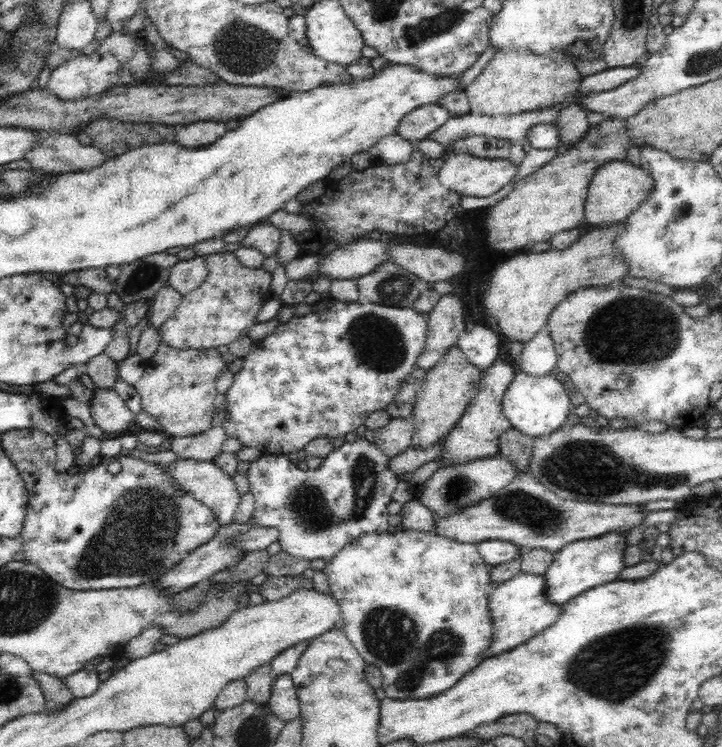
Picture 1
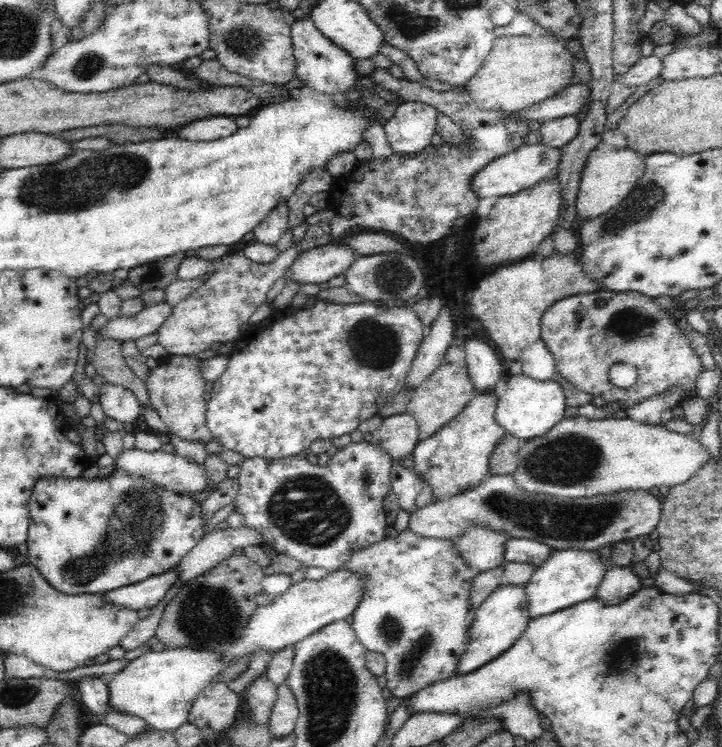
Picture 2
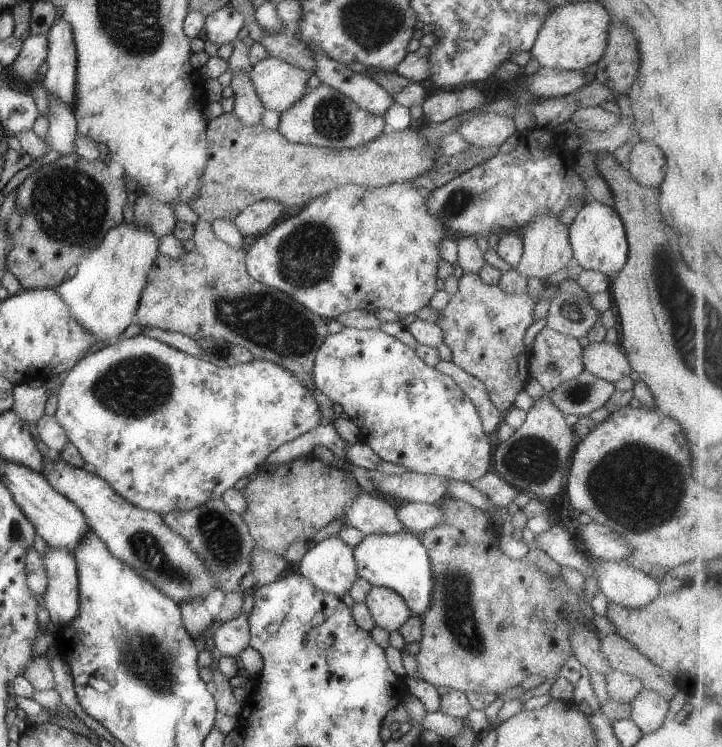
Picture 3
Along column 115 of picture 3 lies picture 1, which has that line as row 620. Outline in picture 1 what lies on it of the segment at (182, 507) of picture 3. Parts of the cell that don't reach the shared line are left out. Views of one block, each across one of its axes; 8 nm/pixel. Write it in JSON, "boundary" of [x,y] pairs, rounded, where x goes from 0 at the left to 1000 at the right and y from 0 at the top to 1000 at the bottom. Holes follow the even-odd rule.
{"boundary":[[[557,710],[557,712],[539,711],[524,716],[504,716],[476,731],[465,744],[452,754],[447,766],[452,767],[457,782],[458,795],[471,810],[471,829],[476,834],[475,845],[482,857],[510,890],[518,890],[526,896],[530,905],[528,920],[537,934],[562,937],[583,936],[609,929],[629,918],[650,897],[659,894],[669,884],[669,876],[680,858],[681,834],[677,825],[676,782],[680,779],[676,758],[662,740],[658,727],[643,727],[607,718],[600,712],[582,710]]]}

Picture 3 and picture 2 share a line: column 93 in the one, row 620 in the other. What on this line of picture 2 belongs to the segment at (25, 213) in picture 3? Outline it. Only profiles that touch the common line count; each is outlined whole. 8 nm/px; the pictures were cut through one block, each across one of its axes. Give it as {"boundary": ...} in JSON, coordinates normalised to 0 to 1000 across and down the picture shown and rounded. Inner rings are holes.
{"boundary":[[[327,735],[316,747],[287,767],[260,778],[259,783],[233,806],[215,846],[216,854],[233,869],[259,865],[269,870],[289,870],[302,876],[310,873],[321,859],[327,859],[338,851],[343,830],[359,811],[355,807],[355,798],[364,793],[361,780],[366,772],[363,759],[341,746],[338,735]]]}

